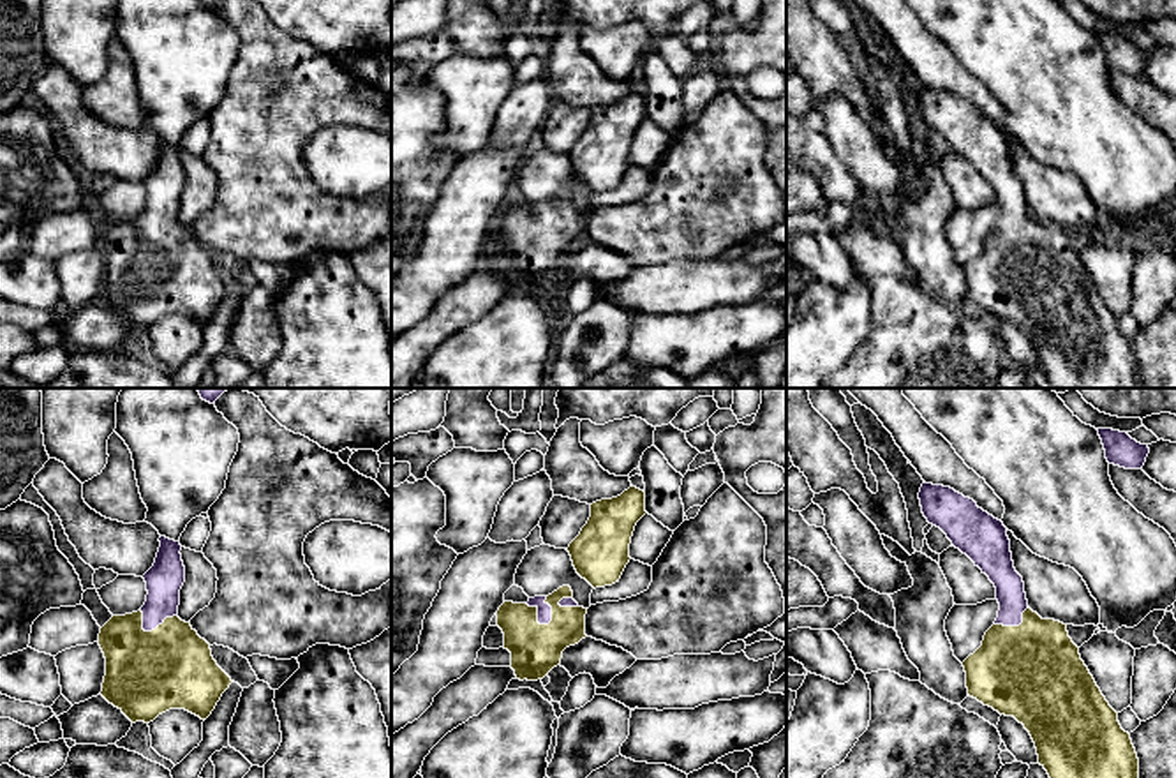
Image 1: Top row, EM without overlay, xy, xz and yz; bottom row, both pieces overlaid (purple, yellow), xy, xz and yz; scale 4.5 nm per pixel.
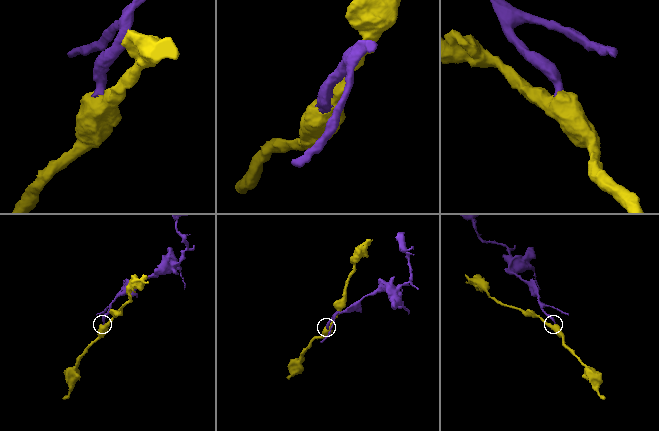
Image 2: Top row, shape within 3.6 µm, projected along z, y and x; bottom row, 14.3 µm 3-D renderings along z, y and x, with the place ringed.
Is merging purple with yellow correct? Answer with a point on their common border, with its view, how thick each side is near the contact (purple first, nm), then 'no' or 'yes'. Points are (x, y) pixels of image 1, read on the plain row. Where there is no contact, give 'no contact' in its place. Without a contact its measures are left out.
contact xz (538, 223); calibres 60 and 220 nm; yes

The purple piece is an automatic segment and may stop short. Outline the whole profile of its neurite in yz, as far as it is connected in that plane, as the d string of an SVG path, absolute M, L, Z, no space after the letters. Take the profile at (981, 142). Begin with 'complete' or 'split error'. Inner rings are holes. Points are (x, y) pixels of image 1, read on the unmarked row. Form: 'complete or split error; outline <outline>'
split error; outline M924 86L919 104L927 127L940 132L996 192L998 222L982 251L963 266L968 300L1024 330L1037 353L1037 369L1053 388L1139 388L1139 363L1130 339L1121 333L1118 318L1081 265L1067 229L1042 224L1028 212L1003 127L950 92Z

